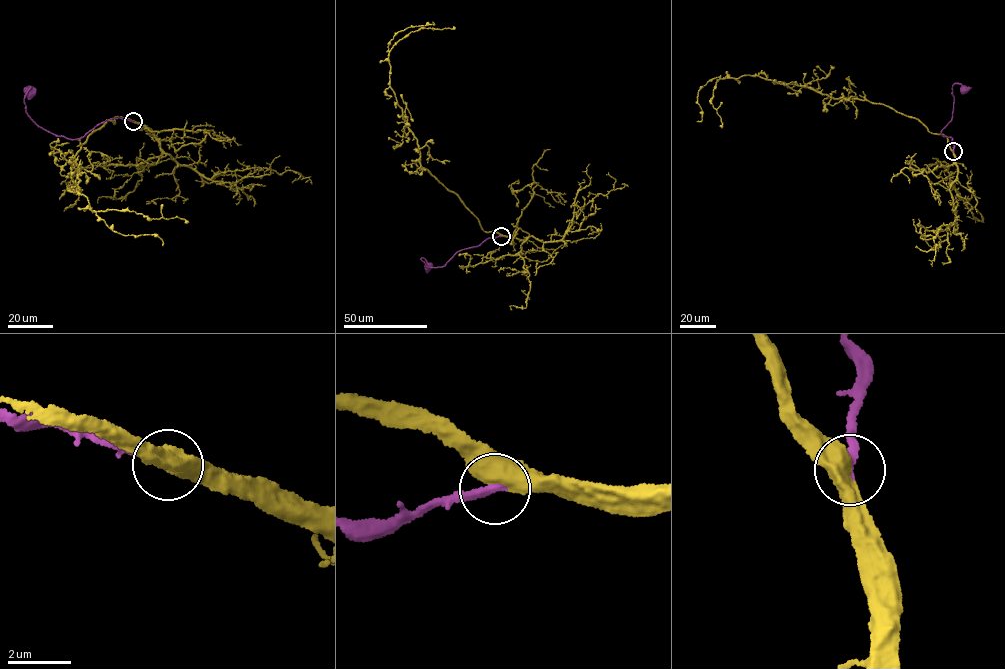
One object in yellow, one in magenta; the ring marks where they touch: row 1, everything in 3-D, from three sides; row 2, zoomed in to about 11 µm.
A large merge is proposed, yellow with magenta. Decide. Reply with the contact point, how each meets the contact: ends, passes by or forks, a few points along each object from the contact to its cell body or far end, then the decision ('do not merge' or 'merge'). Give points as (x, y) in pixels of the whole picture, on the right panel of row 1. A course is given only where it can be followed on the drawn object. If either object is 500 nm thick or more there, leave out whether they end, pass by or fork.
(953, 151) | yellow via (953, 152), (944, 135), (883, 104), (833, 99), (757, 75), (717, 80), (711, 102), (721, 127) | magenta via (953, 152), (952, 138), (940, 132), (951, 121), (952, 85), (960, 83), (967, 88), (965, 90) | merge

